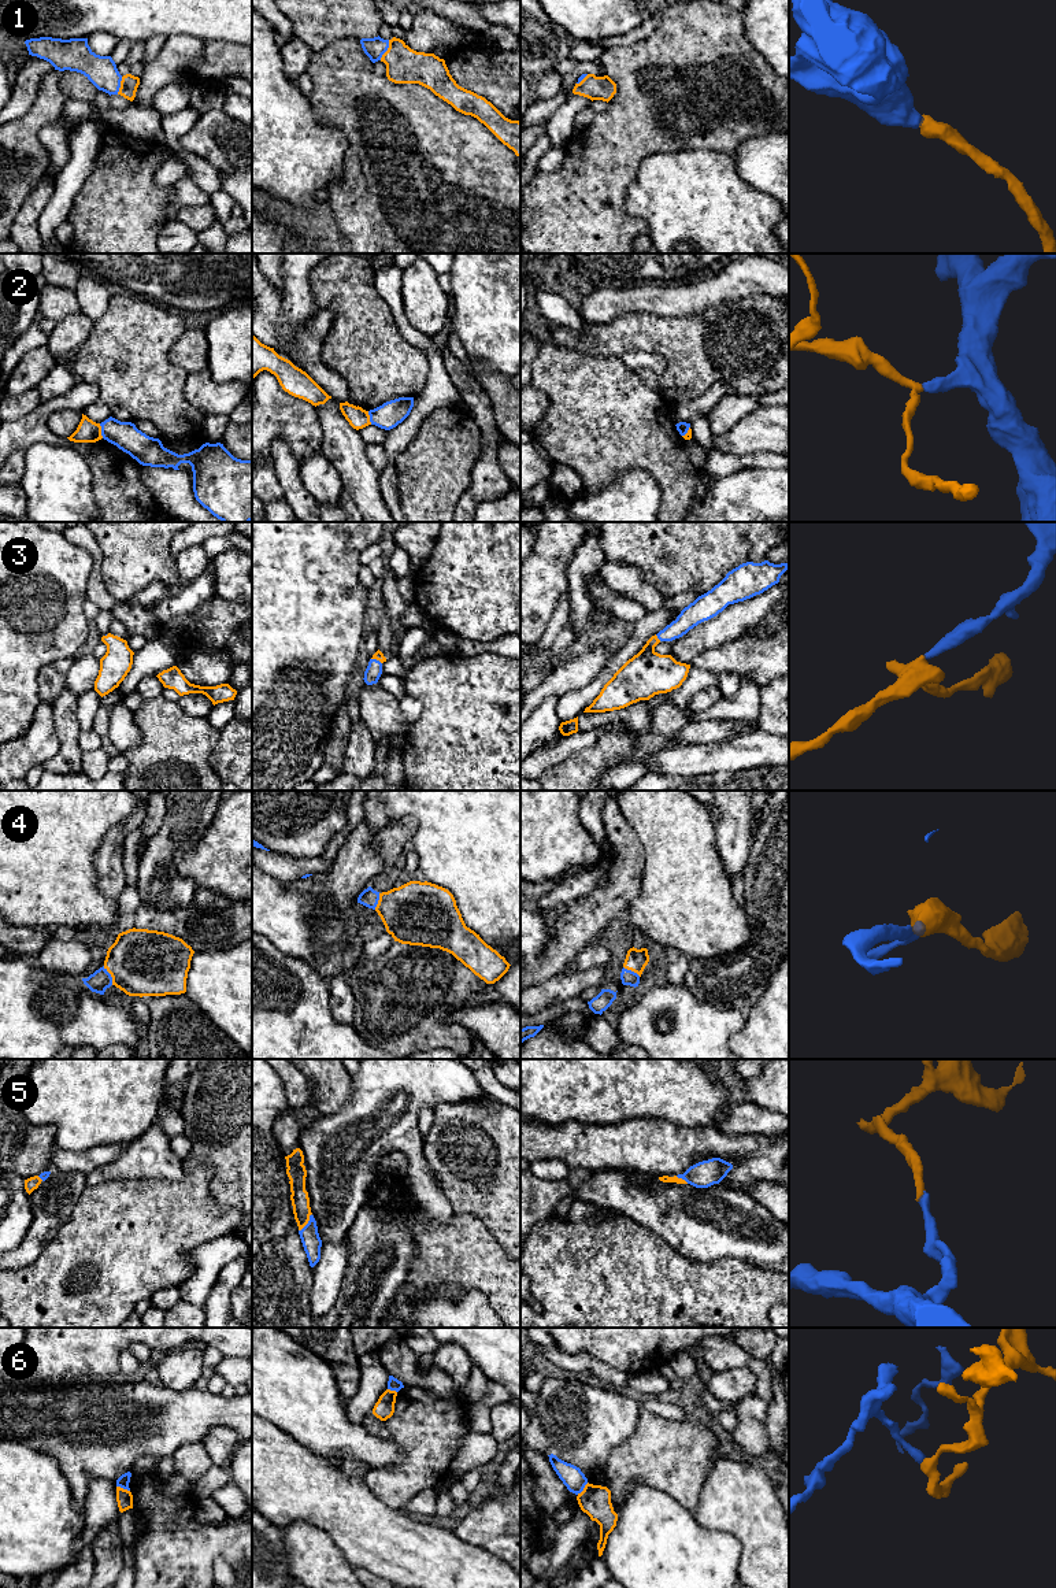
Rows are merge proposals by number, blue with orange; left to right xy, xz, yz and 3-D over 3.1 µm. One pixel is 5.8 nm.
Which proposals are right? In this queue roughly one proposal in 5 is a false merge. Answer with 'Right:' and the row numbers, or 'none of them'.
Right: 1, 3, 4, 5

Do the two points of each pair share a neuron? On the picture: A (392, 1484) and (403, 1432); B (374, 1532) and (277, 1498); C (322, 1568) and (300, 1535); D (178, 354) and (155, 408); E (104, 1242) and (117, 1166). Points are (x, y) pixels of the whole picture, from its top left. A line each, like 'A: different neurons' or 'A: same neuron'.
A: same neuron
B: same neuron
C: same neuron
D: different neurons
E: different neurons

